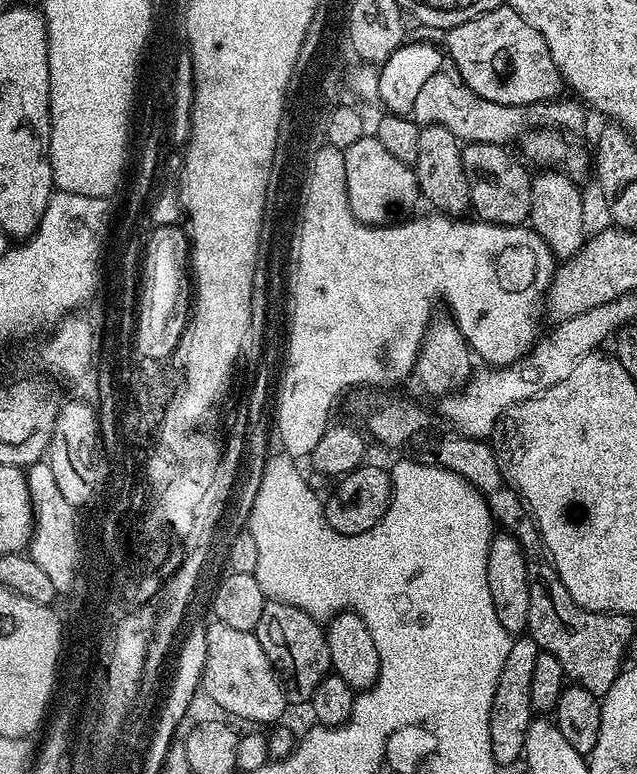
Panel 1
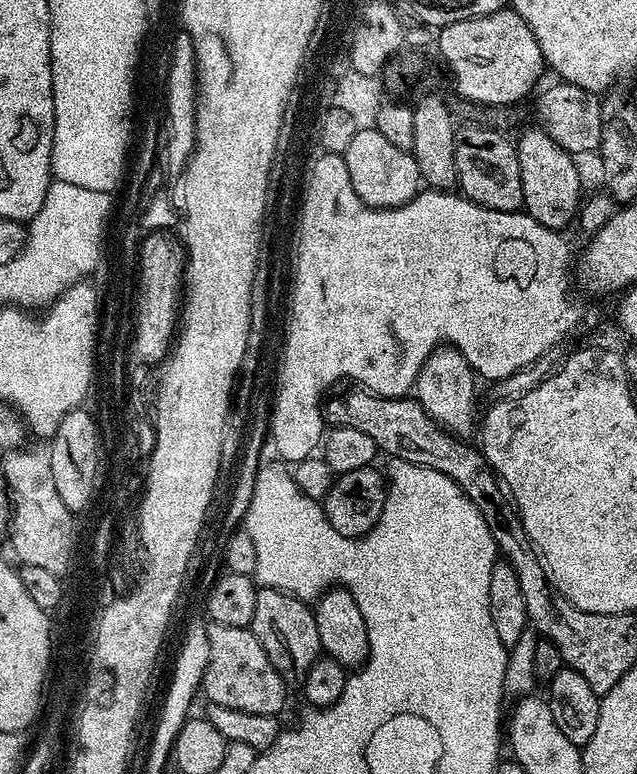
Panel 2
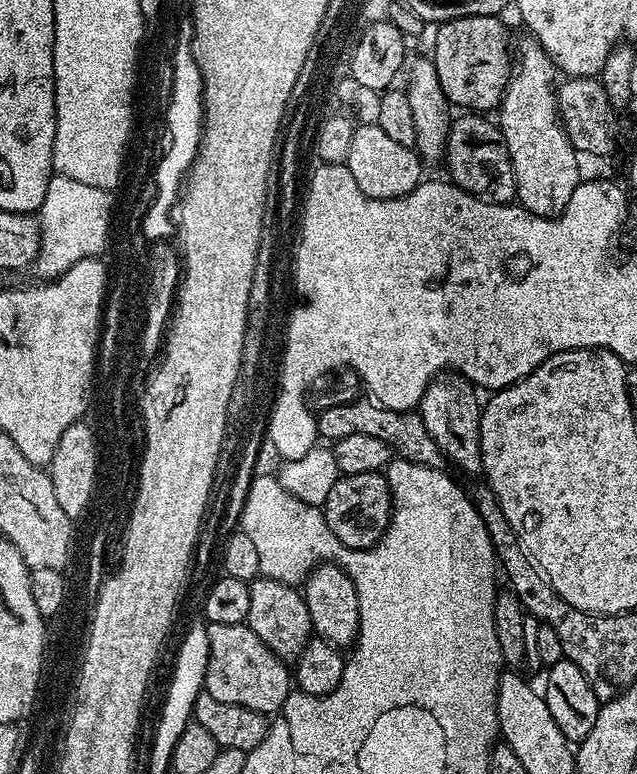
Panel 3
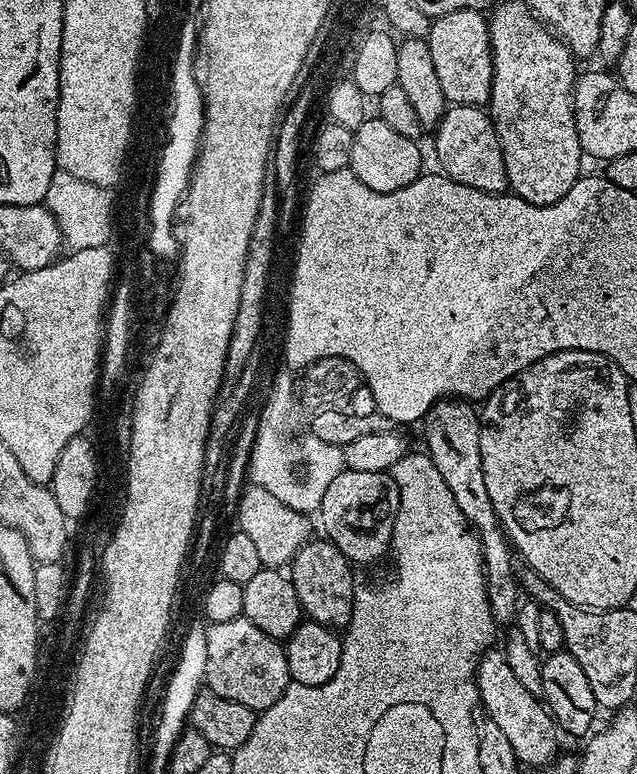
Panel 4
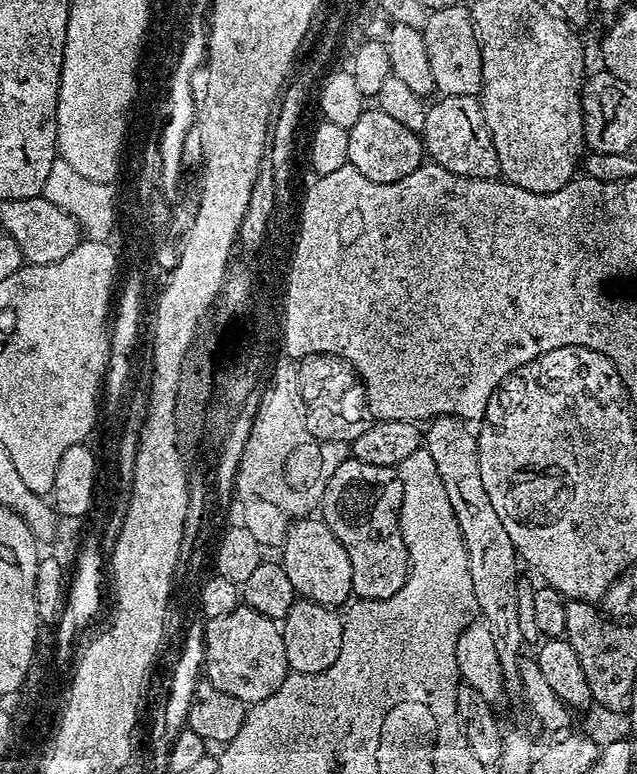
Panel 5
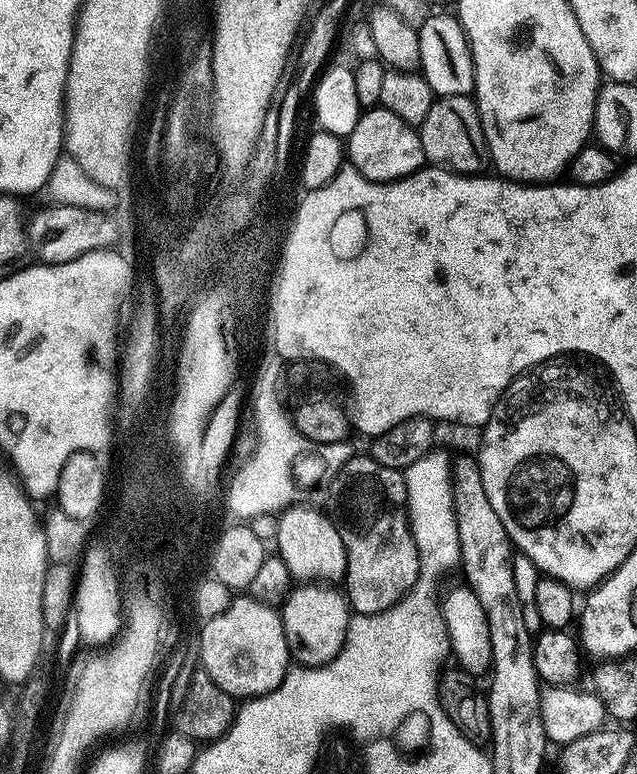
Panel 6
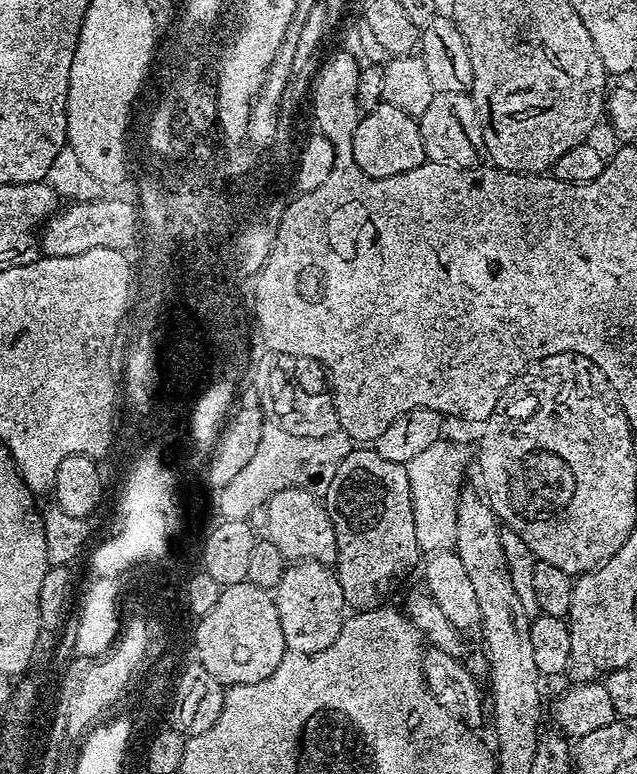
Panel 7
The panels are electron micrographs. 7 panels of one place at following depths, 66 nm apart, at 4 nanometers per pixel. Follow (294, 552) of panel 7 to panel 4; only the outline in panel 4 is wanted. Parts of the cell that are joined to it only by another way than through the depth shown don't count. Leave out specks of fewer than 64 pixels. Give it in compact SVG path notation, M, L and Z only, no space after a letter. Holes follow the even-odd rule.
M327 538L309 539L290 561L292 585L298 594L303 615L309 620L333 630L347 629L352 620L352 605L356 602L358 580L352 577L354 565Z

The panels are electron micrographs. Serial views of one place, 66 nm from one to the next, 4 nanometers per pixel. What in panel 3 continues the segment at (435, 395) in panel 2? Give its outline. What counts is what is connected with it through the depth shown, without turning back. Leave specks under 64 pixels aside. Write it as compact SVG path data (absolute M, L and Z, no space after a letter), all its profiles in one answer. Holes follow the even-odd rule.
M441 374L426 386L426 392L420 399L418 409L426 430L430 430L430 438L438 444L449 465L461 468L464 472L481 471L480 463L480 409L482 396L475 384L464 376Z

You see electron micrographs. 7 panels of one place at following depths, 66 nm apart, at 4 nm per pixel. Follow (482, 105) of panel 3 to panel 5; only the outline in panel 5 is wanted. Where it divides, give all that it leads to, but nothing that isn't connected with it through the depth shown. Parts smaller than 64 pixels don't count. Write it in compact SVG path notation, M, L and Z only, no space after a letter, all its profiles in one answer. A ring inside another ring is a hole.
M460 2L429 11L423 33L426 54L430 54L430 70L434 74L436 92L440 96L479 97L480 89L484 87L482 54L471 11L467 7L463 8Z

